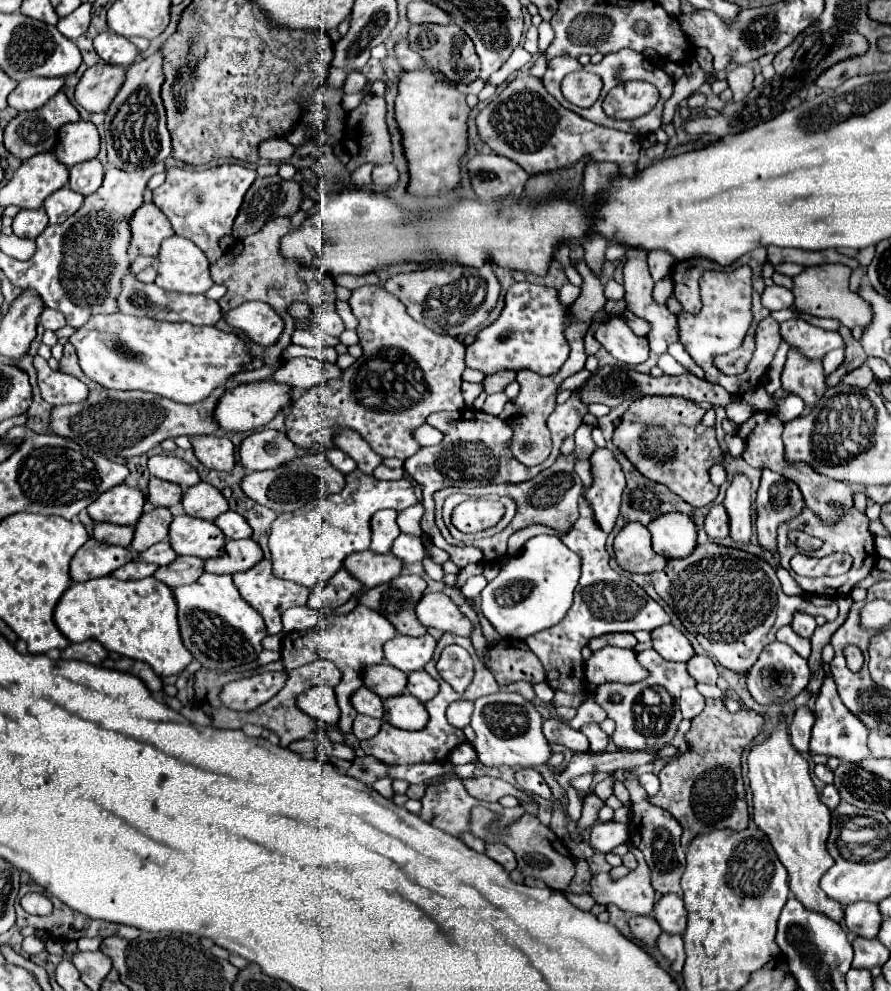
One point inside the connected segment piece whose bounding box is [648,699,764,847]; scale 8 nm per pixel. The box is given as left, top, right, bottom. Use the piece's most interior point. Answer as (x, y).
(702, 789)

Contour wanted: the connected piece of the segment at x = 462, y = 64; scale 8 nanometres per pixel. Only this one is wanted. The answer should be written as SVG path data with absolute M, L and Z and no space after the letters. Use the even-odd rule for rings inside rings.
M412 25L408 33L410 49L420 53L420 57L432 67L440 69L448 79L456 83L476 81L480 75L480 59L472 45L472 39L456 25Z

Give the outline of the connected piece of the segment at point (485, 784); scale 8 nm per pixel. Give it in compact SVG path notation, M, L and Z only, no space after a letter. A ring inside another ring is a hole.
M490 775L474 777L474 779L464 779L464 787L468 789L468 793L472 797L482 799L482 801L498 801L504 795L514 795L520 801L532 803L532 799L526 793L522 793L522 791L514 789L510 783L506 783L502 779L496 779L496 777L490 777Z

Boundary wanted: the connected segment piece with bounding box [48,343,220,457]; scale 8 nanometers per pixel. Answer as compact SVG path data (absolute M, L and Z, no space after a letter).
M70 343L64 345L64 357L60 361L60 371L76 375L82 383L90 387L88 397L82 403L76 405L58 405L52 407L50 413L50 423L48 431L52 435L62 435L68 439L74 439L76 443L84 441L90 445L92 451L106 455L106 457L134 457L134 455L144 455L146 451L154 449L160 445L164 439L174 439L178 435L210 435L218 433L220 427L216 425L214 419L214 409L220 399L220 389L216 389L206 401L194 403L194 405L184 405L184 403L174 403L166 397L158 397L154 393L146 391L114 391L114 389L104 389L102 385L96 385L88 377L84 377L76 349L72 349Z

